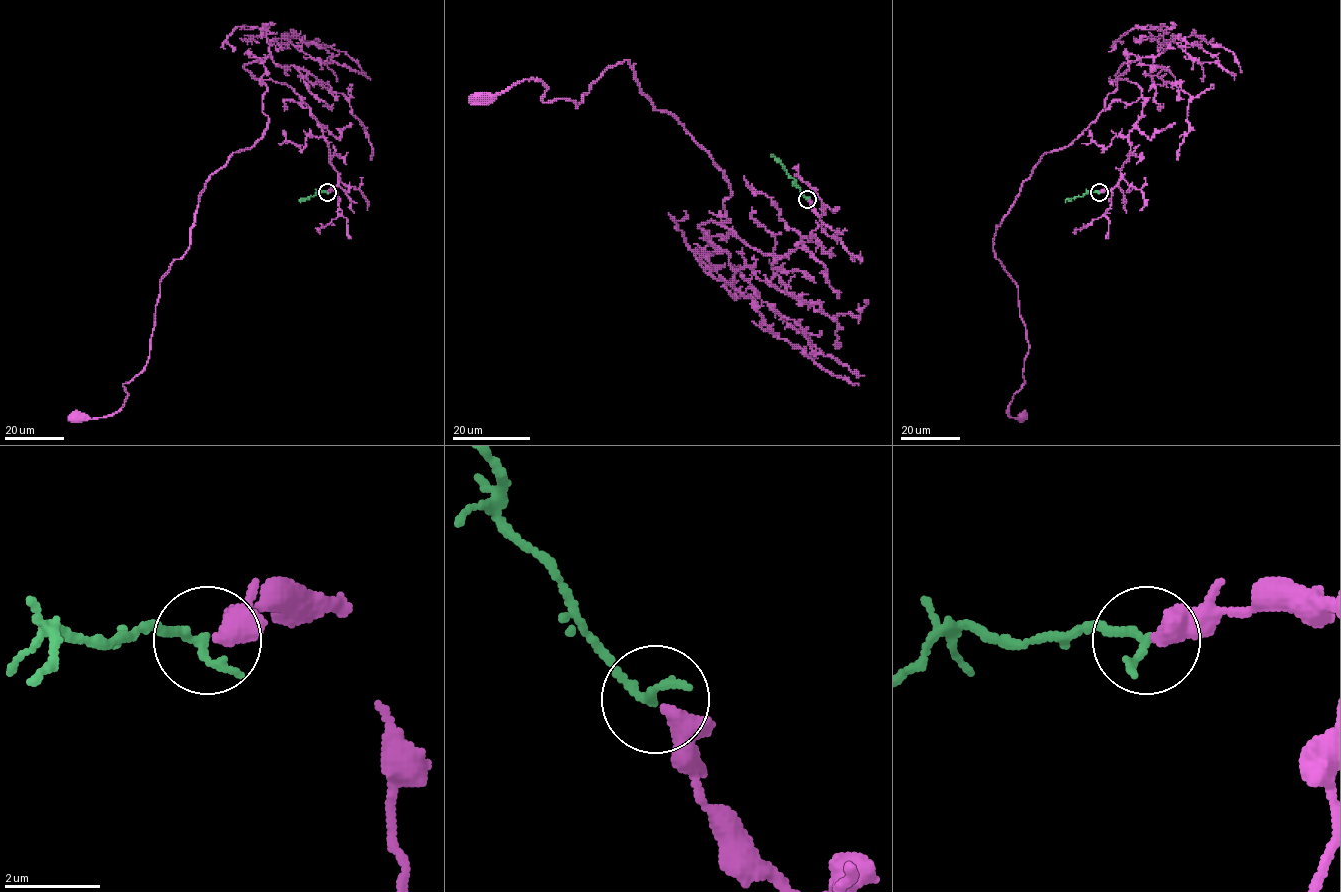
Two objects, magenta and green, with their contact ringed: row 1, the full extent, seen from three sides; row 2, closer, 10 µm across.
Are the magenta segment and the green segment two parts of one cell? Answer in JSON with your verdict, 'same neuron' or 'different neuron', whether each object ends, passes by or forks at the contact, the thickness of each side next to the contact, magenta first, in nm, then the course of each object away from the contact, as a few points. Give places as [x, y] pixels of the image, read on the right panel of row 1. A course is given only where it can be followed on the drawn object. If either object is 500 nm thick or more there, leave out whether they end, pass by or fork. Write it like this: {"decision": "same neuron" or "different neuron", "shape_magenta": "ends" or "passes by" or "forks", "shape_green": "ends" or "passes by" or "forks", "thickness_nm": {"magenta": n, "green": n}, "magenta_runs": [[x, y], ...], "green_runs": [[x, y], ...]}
{"decision": "same neuron", "shape_magenta": "passes by", "shape_green": "ends", "thickness_nm": {"magenta": 300, "green": 220}, "magenta_runs": [[1100, 192], [1142, 114], [1124, 79], [997, 227], [1029, 344], [1008, 412], [1022, 416]], "green_runs": [[1099, 192], [1087, 191], [1065, 202]]}

